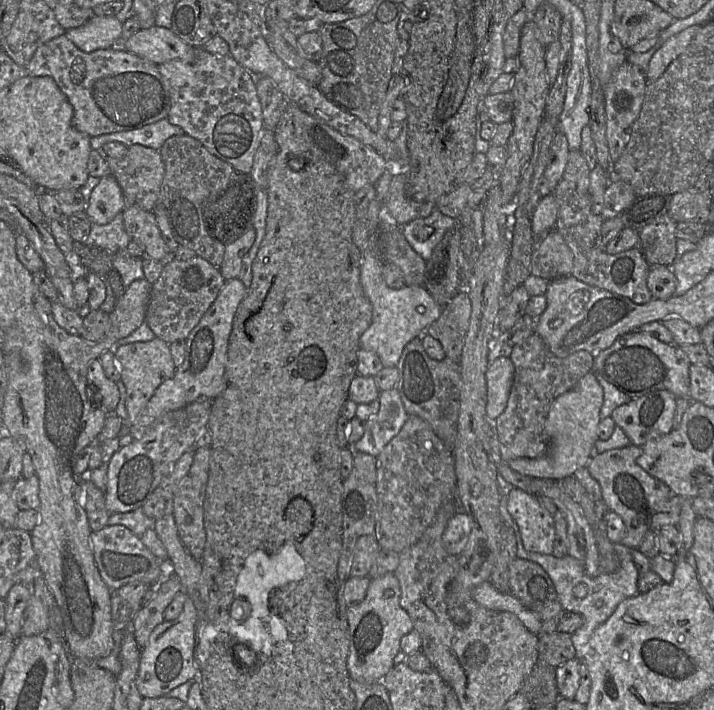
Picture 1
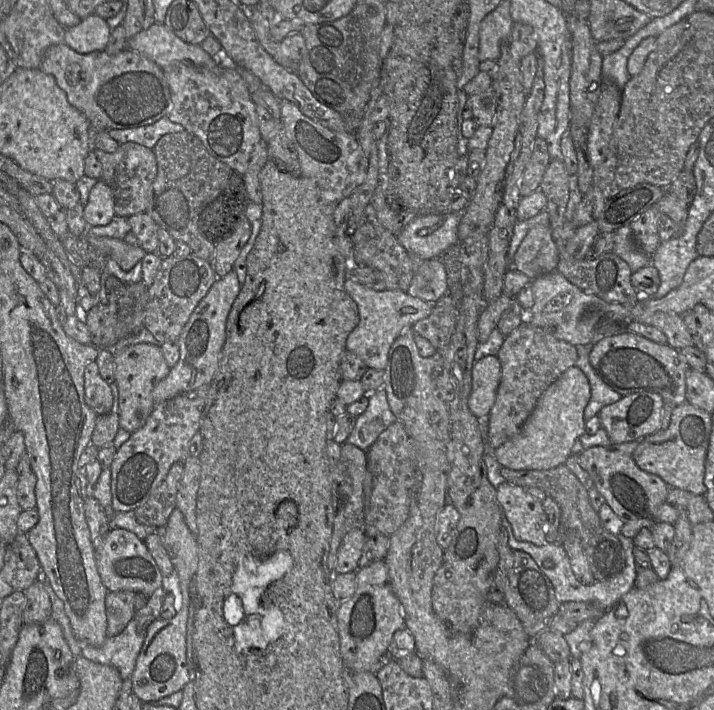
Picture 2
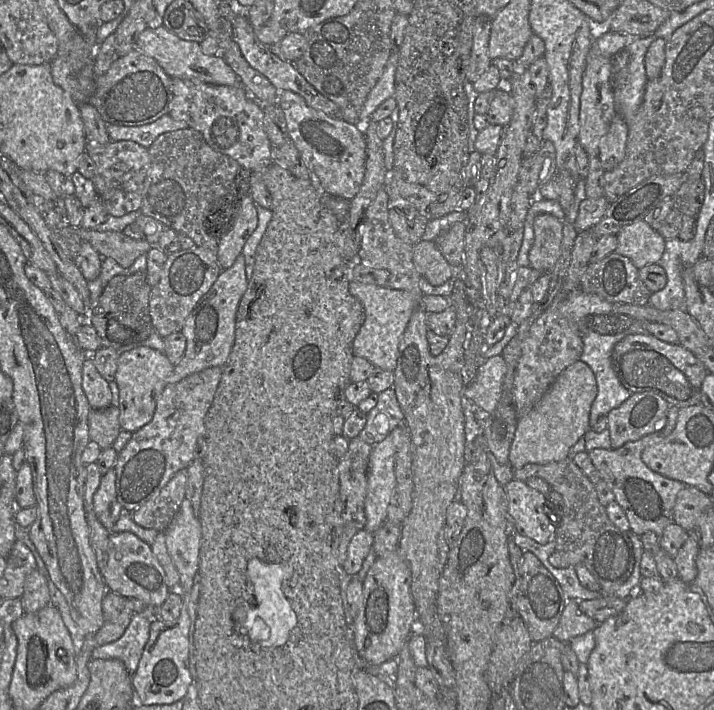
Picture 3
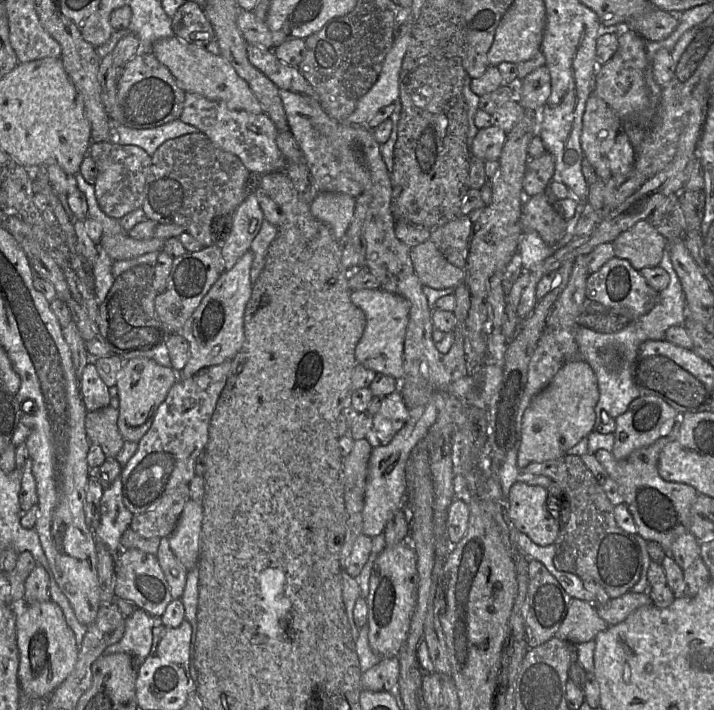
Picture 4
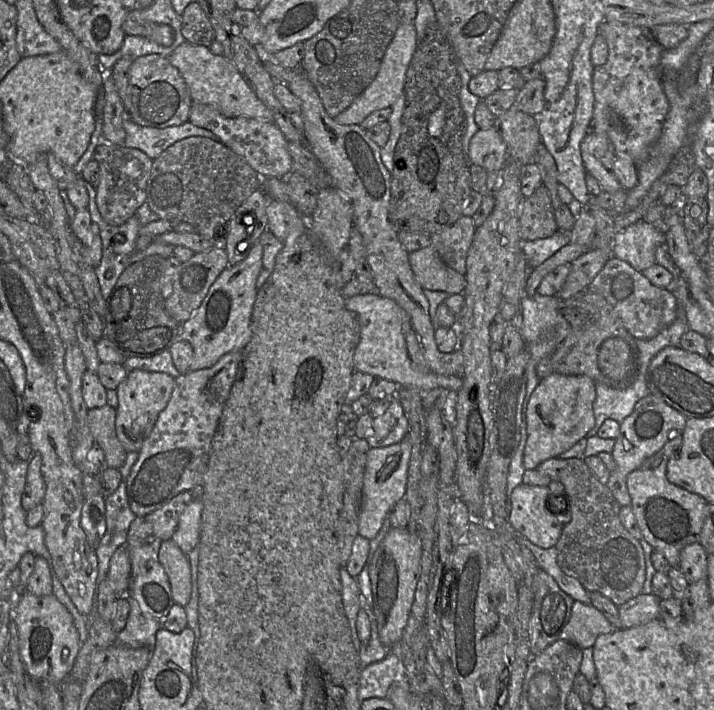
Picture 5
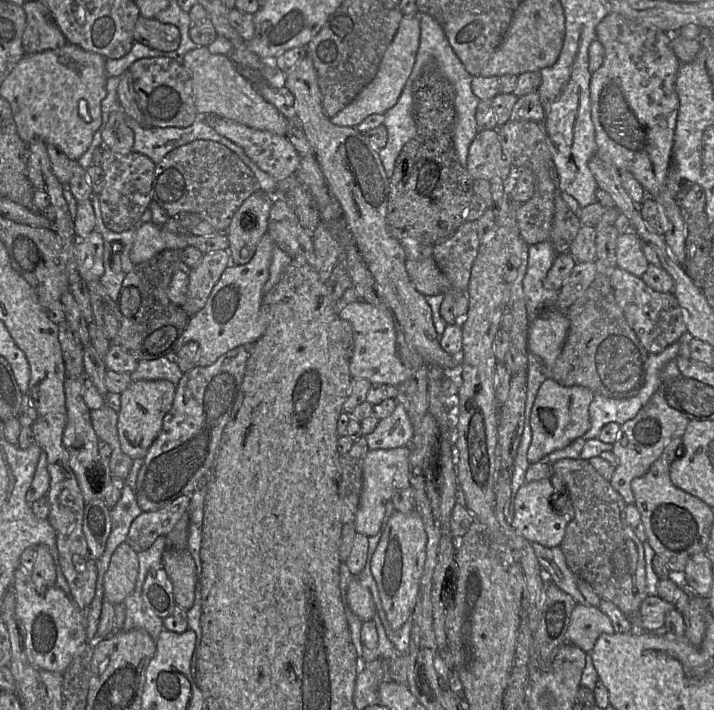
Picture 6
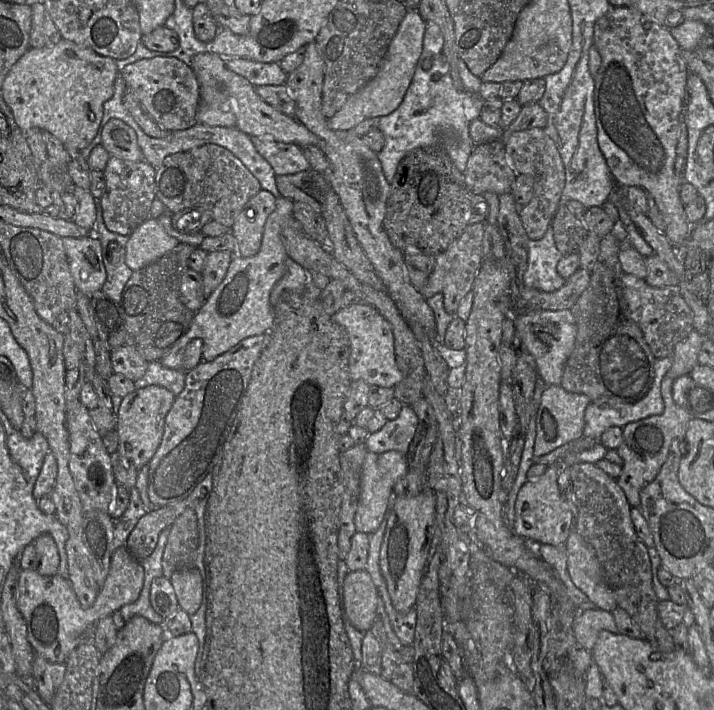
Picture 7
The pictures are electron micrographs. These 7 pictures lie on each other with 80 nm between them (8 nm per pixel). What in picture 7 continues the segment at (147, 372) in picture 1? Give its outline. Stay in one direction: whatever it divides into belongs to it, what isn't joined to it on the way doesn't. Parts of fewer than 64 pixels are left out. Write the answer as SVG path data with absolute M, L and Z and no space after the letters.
M157 385L136 389L123 397L117 413L118 453L137 469L147 466L156 453L164 434L166 416L175 397L171 391Z

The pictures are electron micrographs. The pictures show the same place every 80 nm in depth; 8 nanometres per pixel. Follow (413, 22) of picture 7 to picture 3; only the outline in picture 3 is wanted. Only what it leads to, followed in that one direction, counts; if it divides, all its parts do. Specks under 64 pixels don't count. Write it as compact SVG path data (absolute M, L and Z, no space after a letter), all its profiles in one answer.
M395 50L385 66L384 72L372 88L360 112L360 121L369 121L373 112L395 94L395 73L399 61L399 51Z

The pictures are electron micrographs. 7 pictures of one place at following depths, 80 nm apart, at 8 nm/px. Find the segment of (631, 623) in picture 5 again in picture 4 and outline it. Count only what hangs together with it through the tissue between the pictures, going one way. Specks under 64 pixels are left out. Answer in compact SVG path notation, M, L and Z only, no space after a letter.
M628 592L610 600L600 606L596 606L598 615L610 625L616 625L624 621L632 612L640 607L653 604L647 593Z

